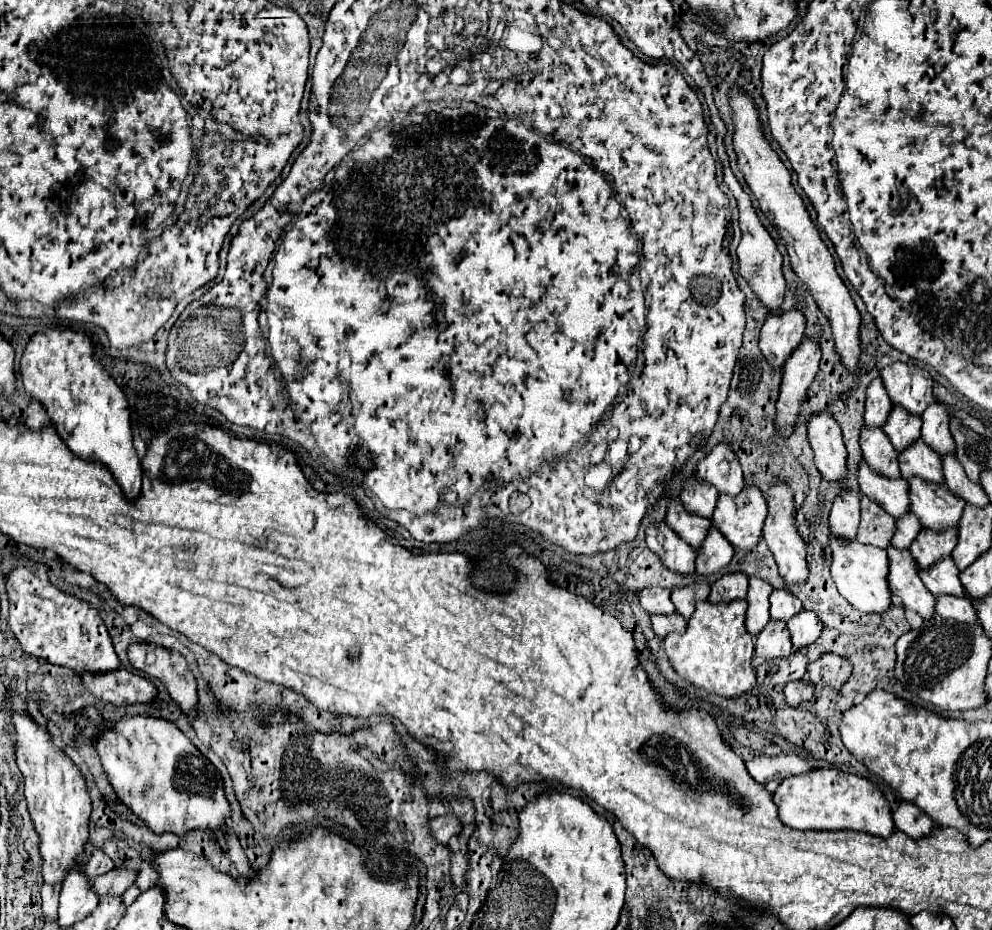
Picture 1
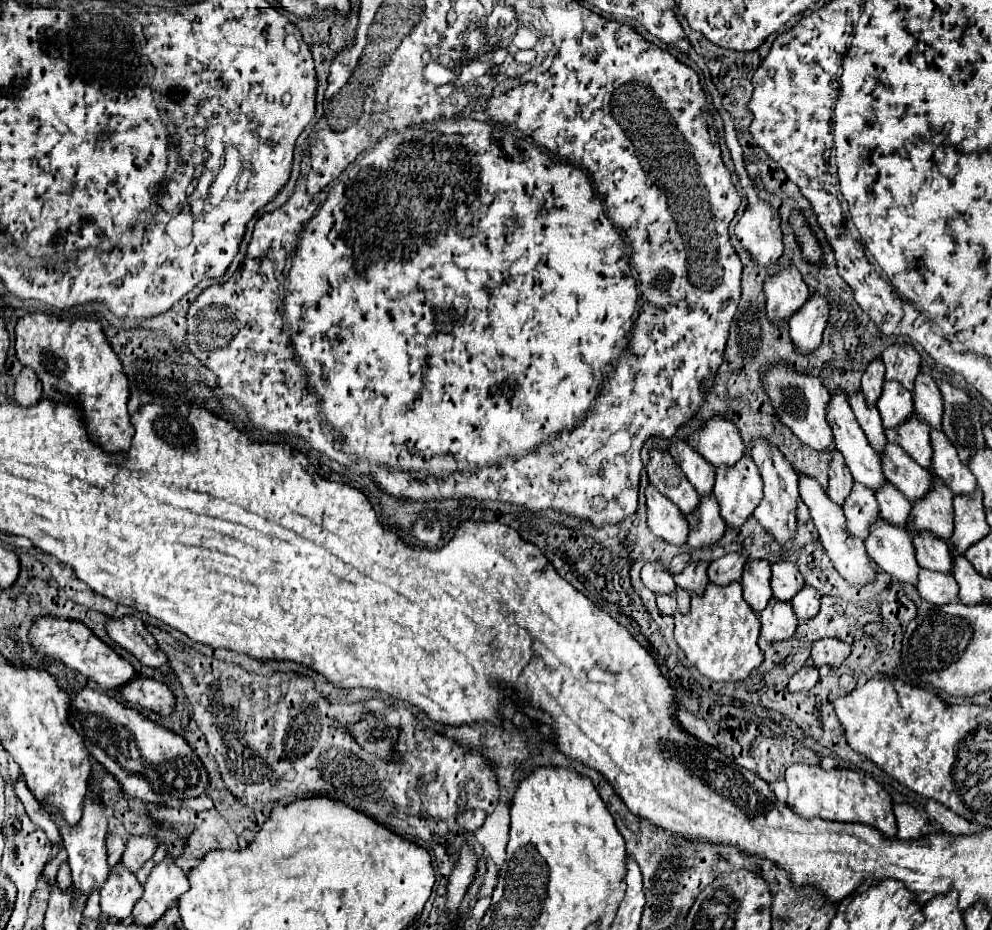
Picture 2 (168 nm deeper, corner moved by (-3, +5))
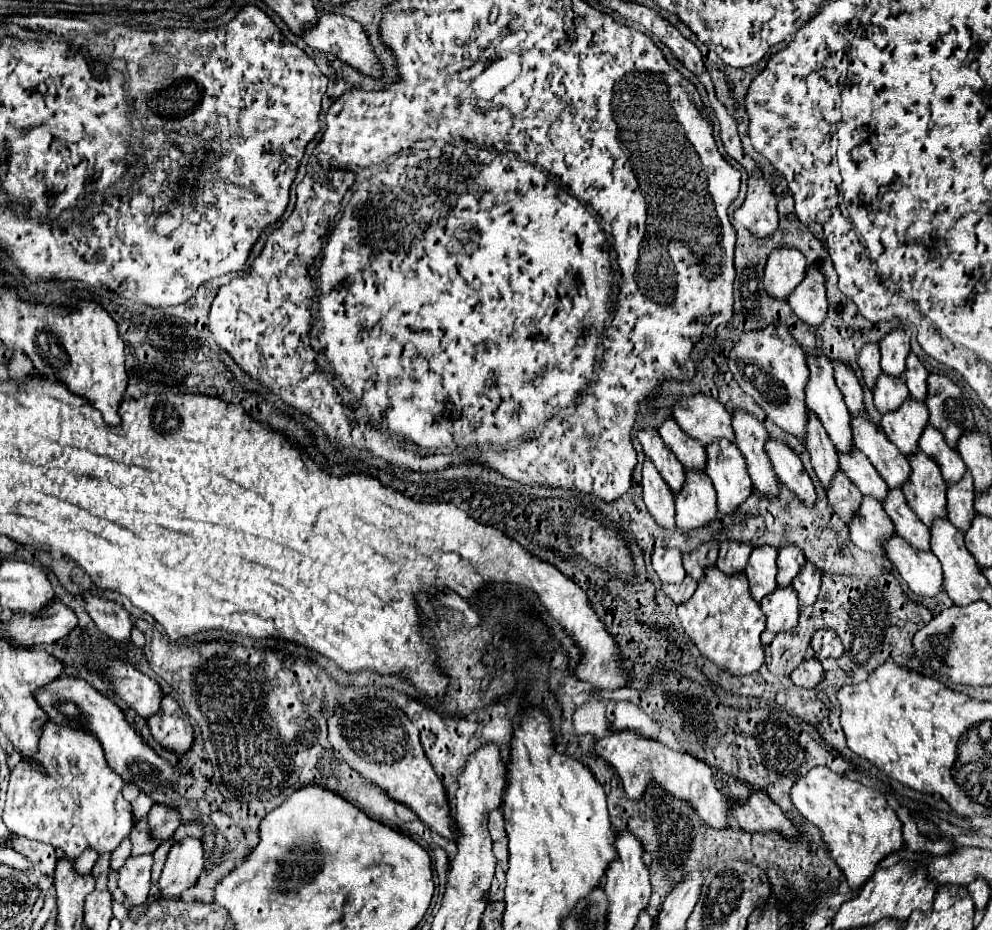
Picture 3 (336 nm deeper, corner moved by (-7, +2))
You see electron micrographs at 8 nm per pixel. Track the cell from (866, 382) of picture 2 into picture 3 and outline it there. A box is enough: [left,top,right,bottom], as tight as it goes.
[859,343,881,389]

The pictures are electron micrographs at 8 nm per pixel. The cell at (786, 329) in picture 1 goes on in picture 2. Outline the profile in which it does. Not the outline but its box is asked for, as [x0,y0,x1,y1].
[763,266,811,324]

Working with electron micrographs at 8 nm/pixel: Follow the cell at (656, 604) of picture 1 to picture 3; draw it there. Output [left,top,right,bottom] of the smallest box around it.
[651,547,685,583]

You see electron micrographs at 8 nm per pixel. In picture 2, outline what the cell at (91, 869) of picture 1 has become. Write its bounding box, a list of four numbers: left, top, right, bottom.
[107,834,125,866]

